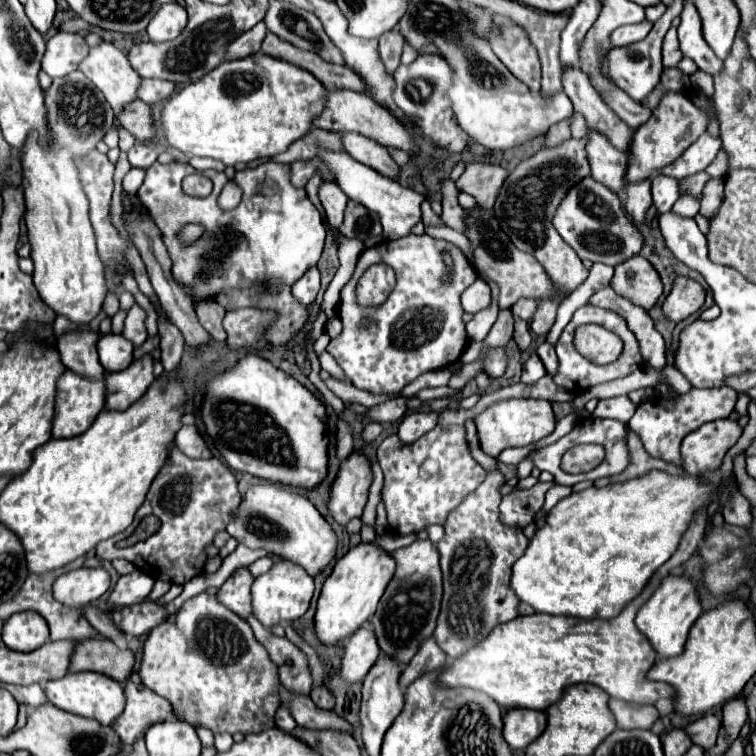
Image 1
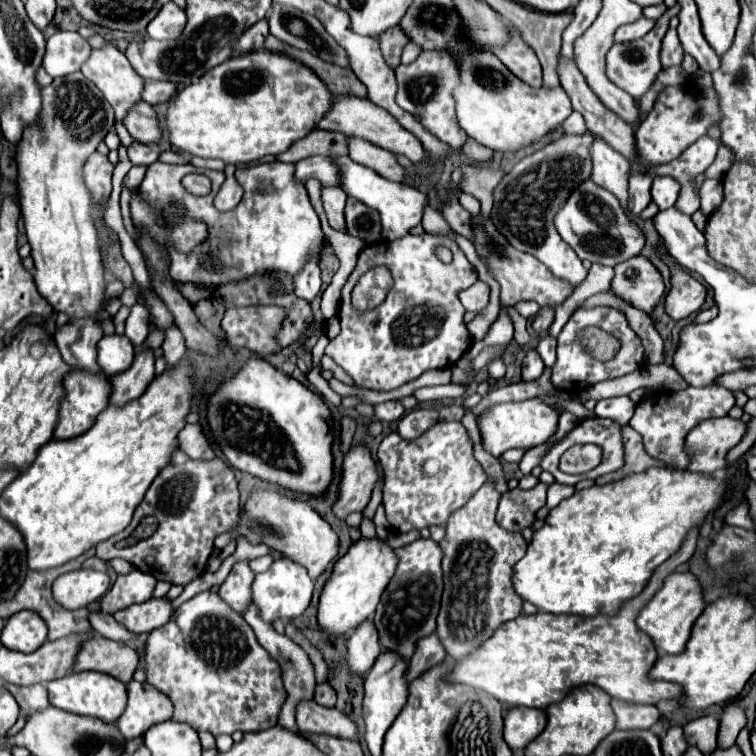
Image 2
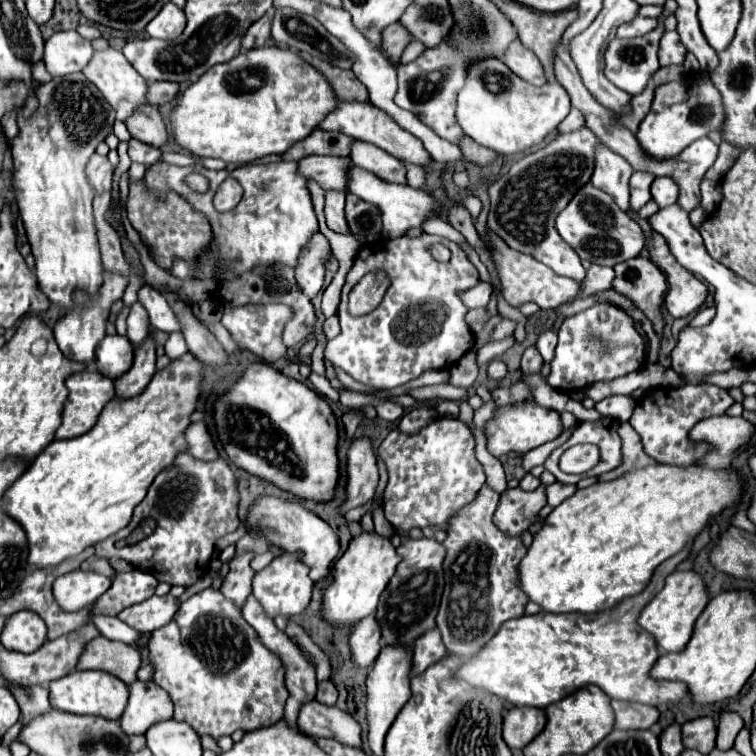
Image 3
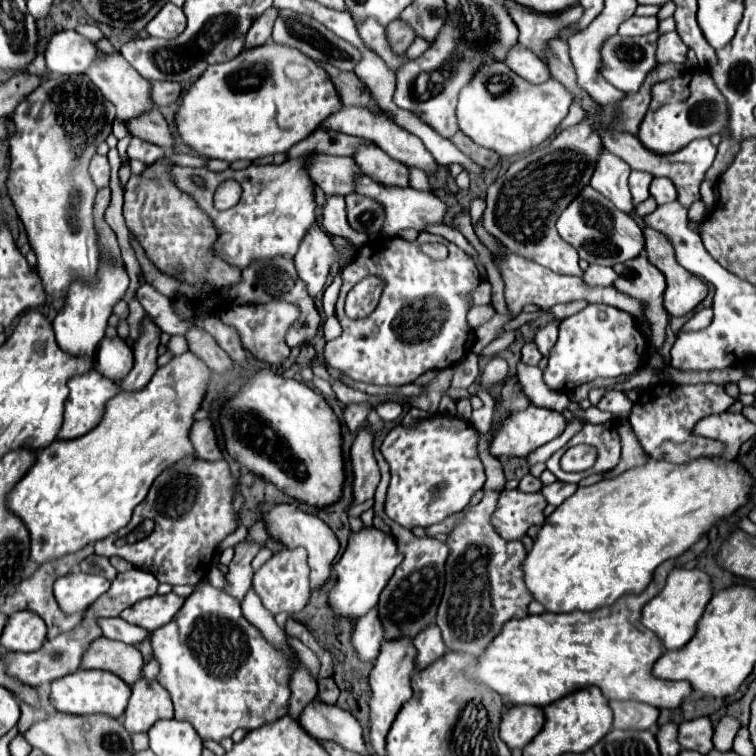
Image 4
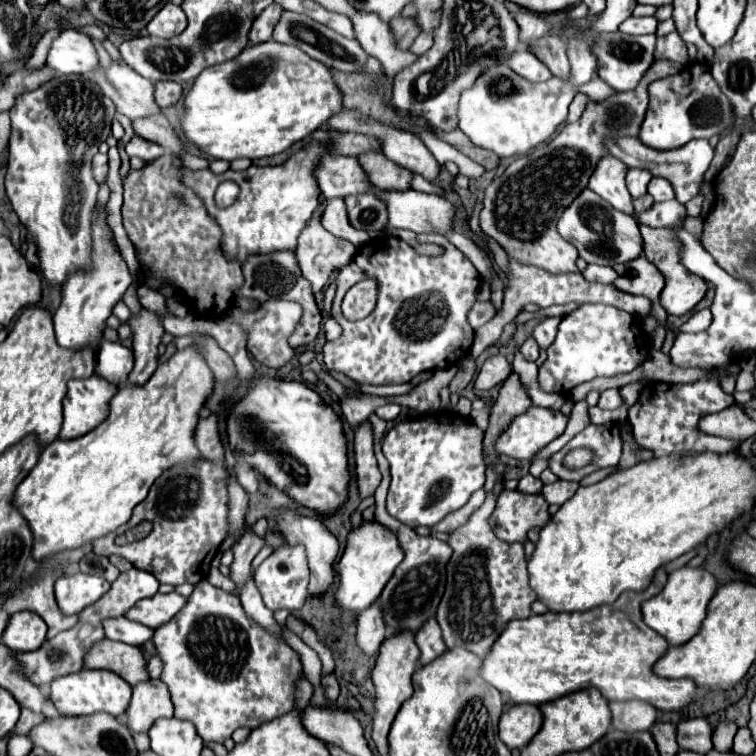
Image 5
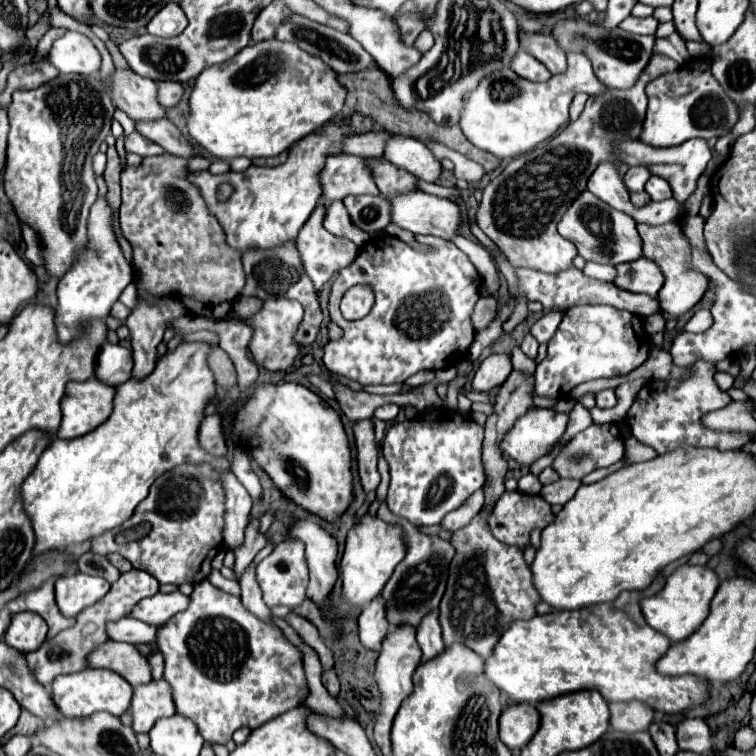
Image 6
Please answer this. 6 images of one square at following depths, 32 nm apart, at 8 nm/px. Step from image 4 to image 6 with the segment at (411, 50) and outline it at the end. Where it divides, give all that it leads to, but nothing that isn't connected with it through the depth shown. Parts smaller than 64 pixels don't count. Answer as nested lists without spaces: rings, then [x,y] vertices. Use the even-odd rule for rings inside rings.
[[[429,29],[423,30],[414,43],[414,47],[422,54],[434,45],[434,37]]]

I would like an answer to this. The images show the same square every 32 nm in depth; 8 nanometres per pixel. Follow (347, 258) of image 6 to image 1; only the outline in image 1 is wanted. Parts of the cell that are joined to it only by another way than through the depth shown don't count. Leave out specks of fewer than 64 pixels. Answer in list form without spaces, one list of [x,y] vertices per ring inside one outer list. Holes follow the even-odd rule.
[[[308,268],[308,274],[304,272],[304,276],[300,276],[300,280],[296,280],[296,284],[292,286],[292,294],[296,296],[296,300],[300,300],[306,306],[314,302],[318,290],[320,290],[318,268]]]

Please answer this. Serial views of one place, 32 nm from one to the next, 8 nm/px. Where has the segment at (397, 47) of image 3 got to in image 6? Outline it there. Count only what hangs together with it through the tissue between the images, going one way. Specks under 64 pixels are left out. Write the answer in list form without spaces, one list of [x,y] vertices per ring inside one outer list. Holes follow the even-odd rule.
[[[416,12],[396,16],[396,22],[400,26],[400,34],[402,34],[404,44],[414,44],[418,34],[424,30],[424,20],[420,20],[420,16],[416,16]]]

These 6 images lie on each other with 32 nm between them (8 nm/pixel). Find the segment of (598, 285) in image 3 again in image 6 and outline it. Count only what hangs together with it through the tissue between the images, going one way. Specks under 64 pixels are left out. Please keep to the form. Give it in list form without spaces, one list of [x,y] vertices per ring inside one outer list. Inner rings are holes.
[[[586,262],[584,266],[584,274],[604,280],[604,282],[612,282],[616,278],[616,268],[608,266],[608,264],[596,264],[596,262]]]

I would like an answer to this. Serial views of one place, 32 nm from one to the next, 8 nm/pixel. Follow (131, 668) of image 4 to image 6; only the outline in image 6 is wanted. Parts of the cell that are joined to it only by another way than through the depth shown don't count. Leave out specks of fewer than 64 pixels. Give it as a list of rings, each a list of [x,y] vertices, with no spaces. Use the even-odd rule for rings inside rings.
[[[108,640],[88,656],[90,668],[108,668],[124,676],[132,686],[148,684],[152,680],[152,668],[132,644]]]

